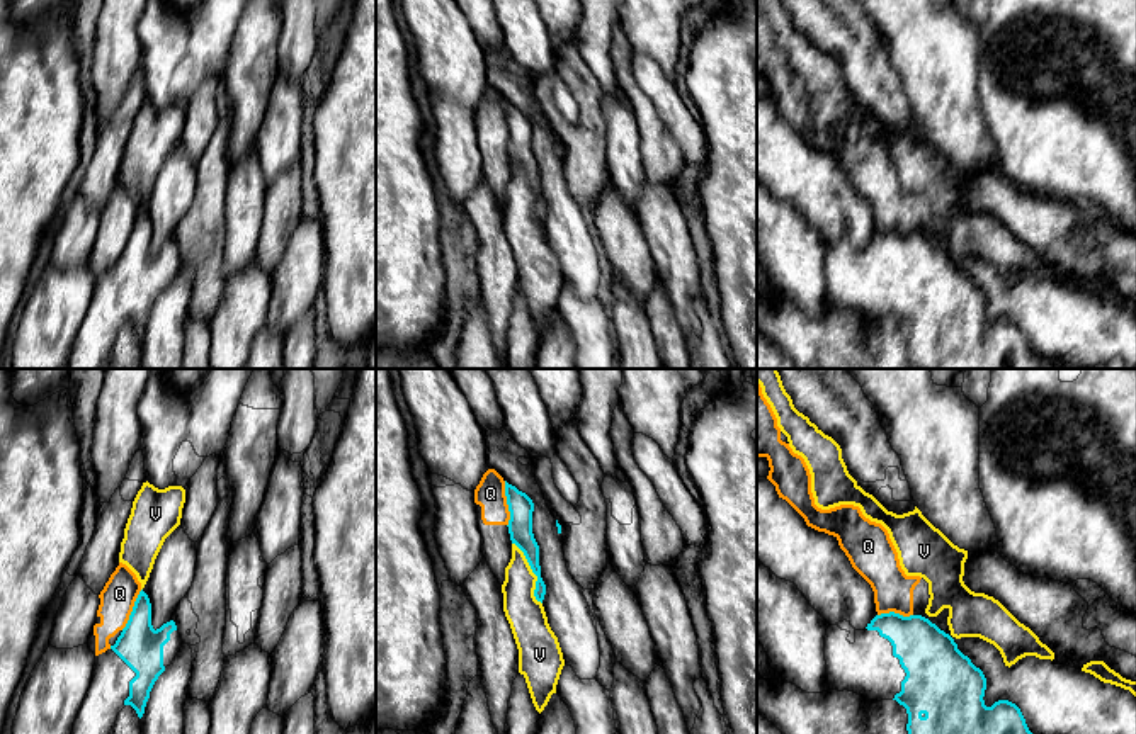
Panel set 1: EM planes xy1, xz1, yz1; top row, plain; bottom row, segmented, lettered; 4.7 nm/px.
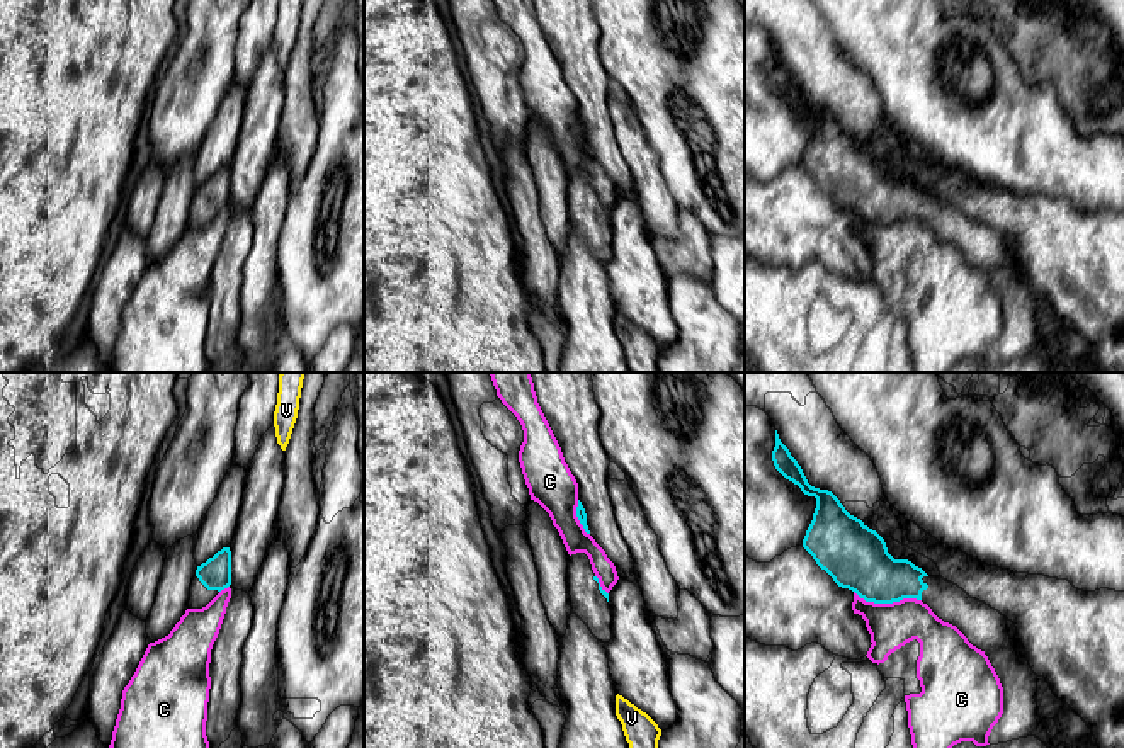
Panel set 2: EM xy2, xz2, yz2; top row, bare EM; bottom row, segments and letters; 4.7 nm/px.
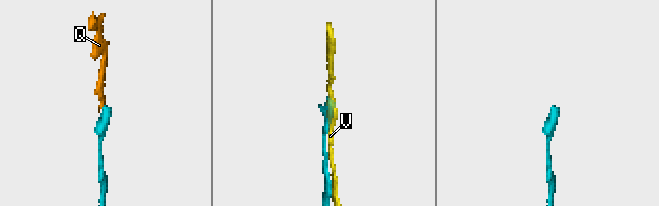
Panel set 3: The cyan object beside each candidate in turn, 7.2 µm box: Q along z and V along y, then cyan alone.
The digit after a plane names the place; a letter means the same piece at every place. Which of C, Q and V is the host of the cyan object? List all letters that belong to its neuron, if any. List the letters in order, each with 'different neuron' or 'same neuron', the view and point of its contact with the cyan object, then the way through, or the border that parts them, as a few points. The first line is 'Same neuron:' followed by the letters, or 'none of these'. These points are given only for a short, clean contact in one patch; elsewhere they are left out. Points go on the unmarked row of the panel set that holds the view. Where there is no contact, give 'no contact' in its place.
Same neuron: none of these
C: different neuron; meets cyan in yz2 at (888, 221)
Q: different neuron; meets cyan in xz1 at (507, 123); border along xz1 (504, 101), (509, 131), (507, 145)
V: different neuron; meets cyan in xz1 at (533, 191)

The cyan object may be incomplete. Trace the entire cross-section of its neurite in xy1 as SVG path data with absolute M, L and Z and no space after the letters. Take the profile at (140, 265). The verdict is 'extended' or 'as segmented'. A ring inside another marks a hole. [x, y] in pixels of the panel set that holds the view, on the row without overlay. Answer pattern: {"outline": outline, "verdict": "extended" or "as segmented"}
{"outline": "M141 209L116 263L95 275L90 308L73 342L66 369L111 369L119 331L126 325L131 325L138 336L143 336L155 301L165 287L172 284L180 267L182 257L173 240L156 250L153 248L151 223L148 214Z", "verdict": "extended"}

